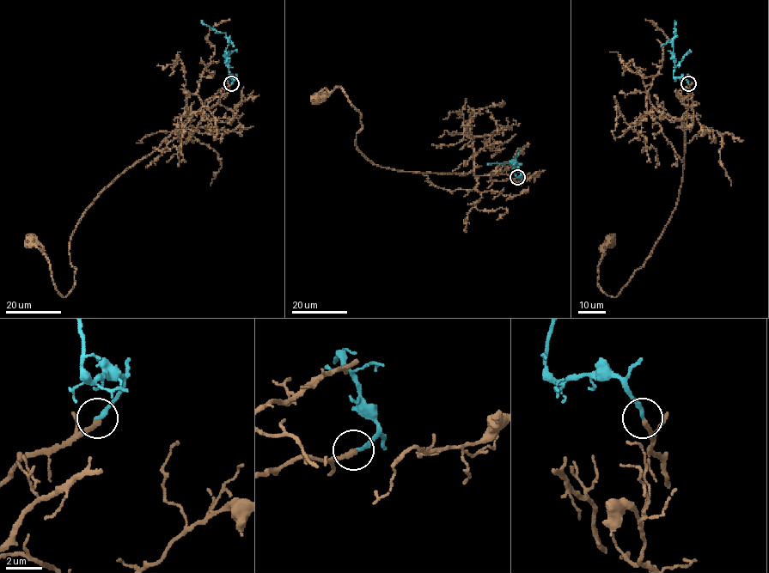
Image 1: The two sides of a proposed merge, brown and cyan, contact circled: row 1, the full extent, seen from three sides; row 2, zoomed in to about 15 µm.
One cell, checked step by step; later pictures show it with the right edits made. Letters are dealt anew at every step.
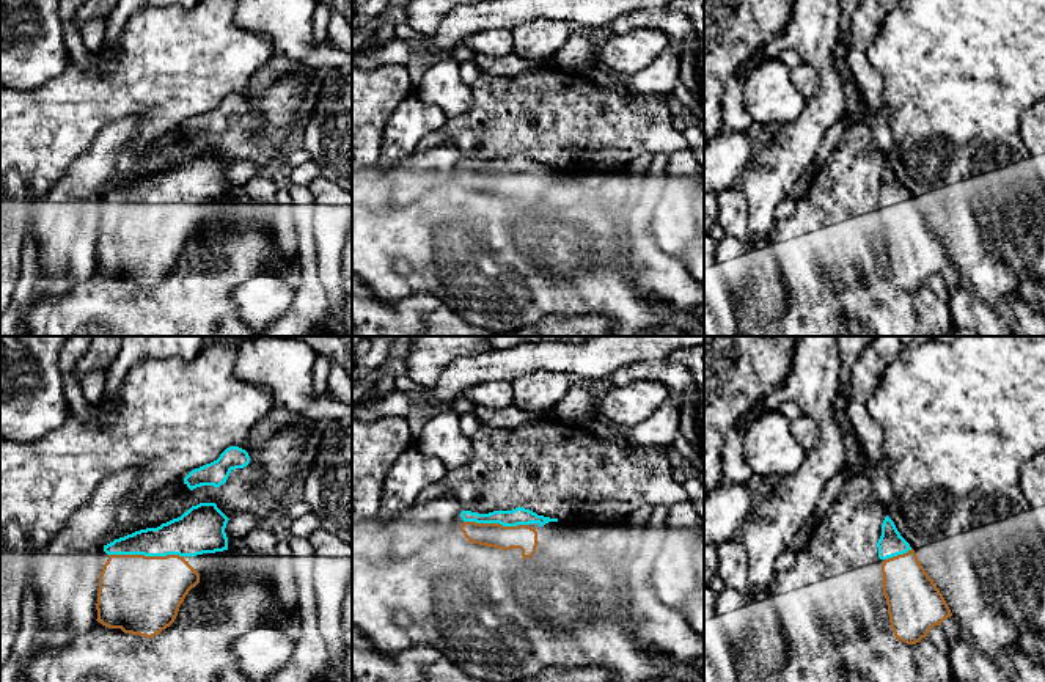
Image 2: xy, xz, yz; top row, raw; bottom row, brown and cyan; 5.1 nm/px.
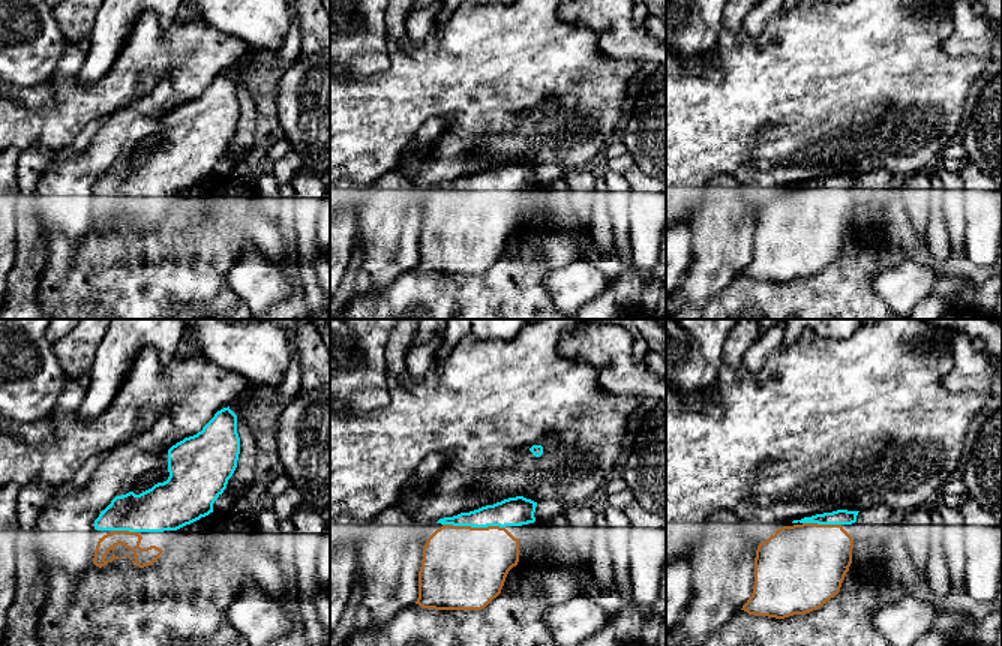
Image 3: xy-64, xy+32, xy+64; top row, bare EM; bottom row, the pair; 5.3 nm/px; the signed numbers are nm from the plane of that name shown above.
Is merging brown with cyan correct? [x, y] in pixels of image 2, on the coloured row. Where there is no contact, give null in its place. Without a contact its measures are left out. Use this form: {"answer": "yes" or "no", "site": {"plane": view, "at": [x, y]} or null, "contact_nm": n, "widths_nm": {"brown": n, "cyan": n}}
{"answer": "yes", "site": {"plane": "xy", "at": [146, 557]}, "contact_nm": 380, "widths_nm": {"brown": 400, "cyan": 220}}

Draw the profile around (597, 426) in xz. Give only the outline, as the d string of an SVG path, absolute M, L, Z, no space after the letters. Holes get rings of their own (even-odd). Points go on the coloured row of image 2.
M589 418L583 420L580 423L575 423L585 429L588 429L591 434L600 437L600 438L613 438L619 440L624 448L632 448L633 445L625 438L625 434L618 426L605 421L603 418Z

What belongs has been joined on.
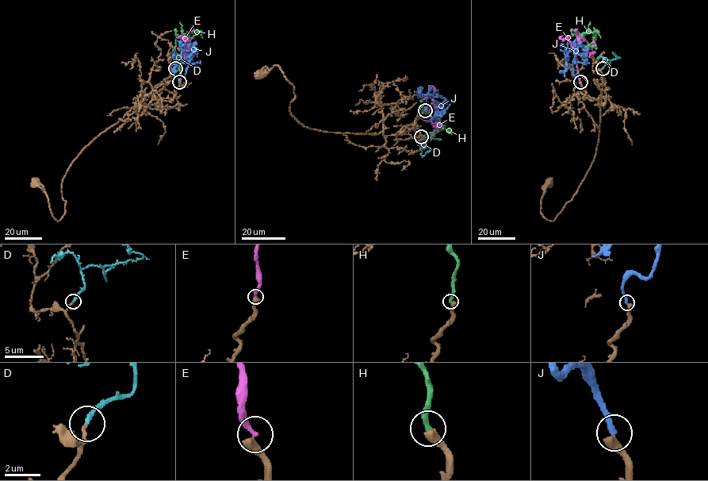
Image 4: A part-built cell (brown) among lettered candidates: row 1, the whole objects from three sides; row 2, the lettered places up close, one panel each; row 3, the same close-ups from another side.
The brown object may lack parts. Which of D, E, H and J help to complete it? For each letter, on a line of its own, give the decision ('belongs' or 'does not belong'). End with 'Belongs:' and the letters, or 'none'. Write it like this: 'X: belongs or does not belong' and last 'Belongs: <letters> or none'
D: belongs
E: does not belong
H: does not belong
J: does not belong
Belongs: D

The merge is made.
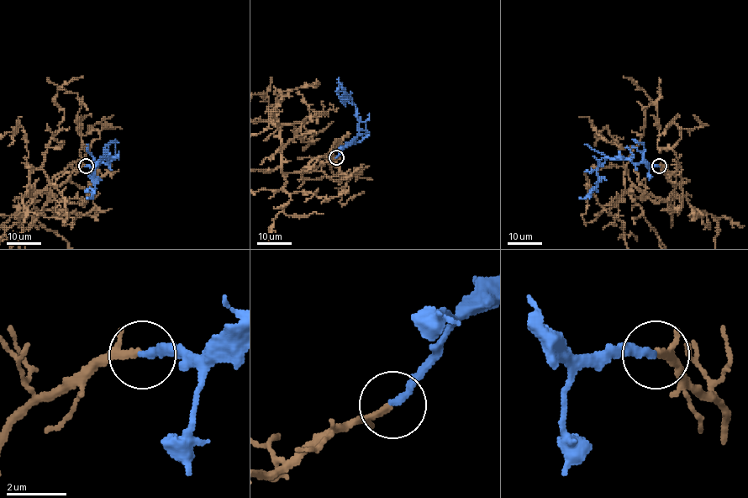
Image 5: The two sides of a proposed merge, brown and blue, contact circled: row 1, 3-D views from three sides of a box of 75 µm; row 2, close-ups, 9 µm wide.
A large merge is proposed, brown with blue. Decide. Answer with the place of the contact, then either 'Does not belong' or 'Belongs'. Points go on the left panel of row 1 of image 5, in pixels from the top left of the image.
Place: (86, 166). Belongs

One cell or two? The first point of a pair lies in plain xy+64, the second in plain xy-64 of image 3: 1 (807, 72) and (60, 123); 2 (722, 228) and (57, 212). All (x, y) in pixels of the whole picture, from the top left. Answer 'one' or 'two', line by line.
1: one
2: one

